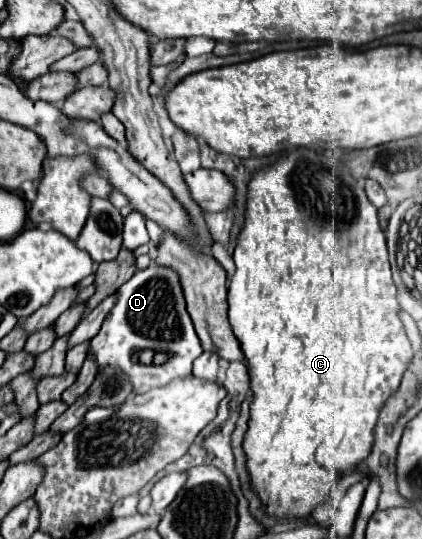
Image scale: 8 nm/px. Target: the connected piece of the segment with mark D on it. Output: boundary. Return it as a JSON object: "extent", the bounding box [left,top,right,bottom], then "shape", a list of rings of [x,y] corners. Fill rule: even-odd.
{"extent":[87,264,203,394],"shape":[[[151,264],[149,268],[135,272],[133,278],[129,278],[117,290],[117,302],[105,318],[99,334],[89,342],[87,350],[87,354],[95,358],[99,370],[107,366],[119,368],[133,384],[133,394],[143,394],[153,388],[165,386],[171,380],[191,376],[193,360],[201,356],[201,352],[203,348],[199,336],[195,334],[193,322],[185,310],[185,298],[177,274],[171,268],[157,264]],[[145,348],[151,348],[155,352],[165,352],[169,348],[171,352],[167,354],[171,358],[161,366],[145,366],[139,362],[139,352]]]}

